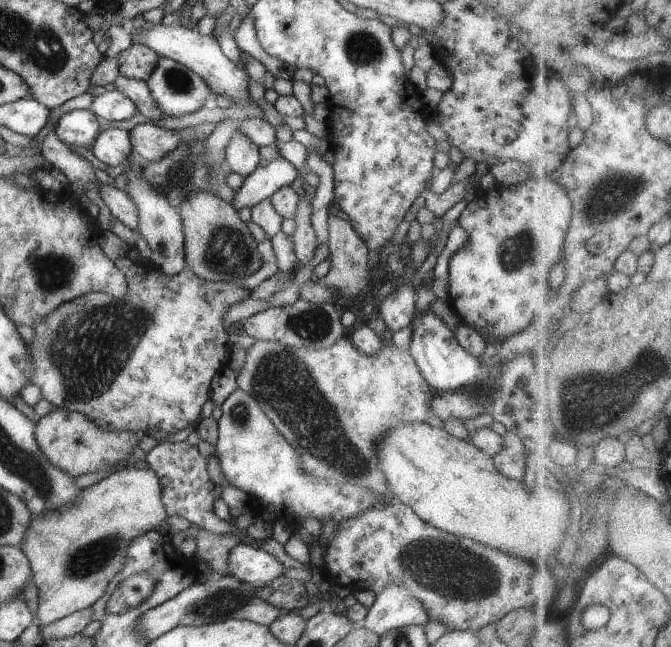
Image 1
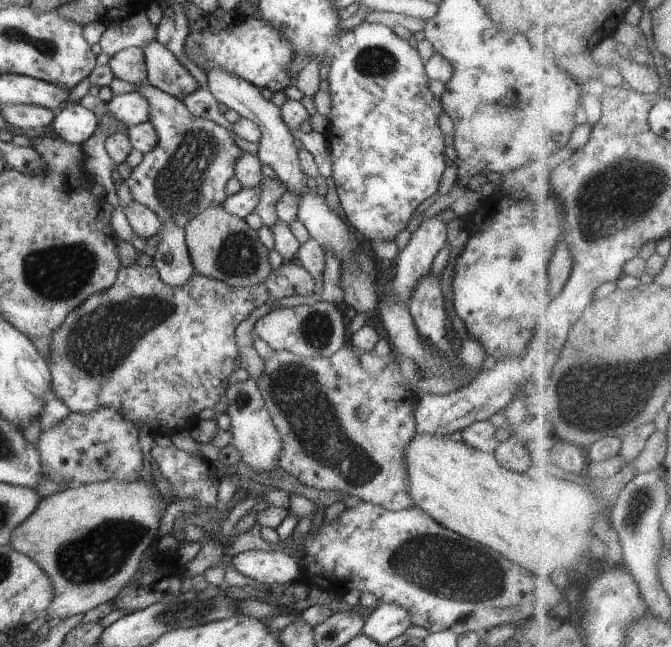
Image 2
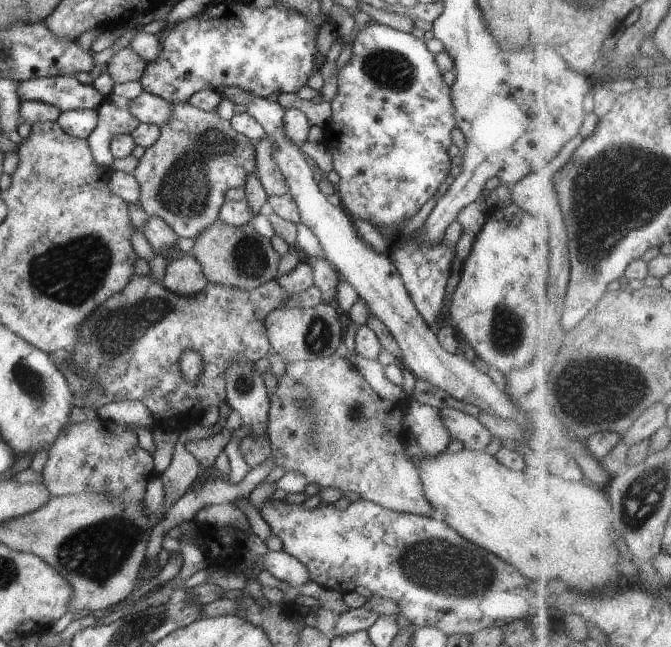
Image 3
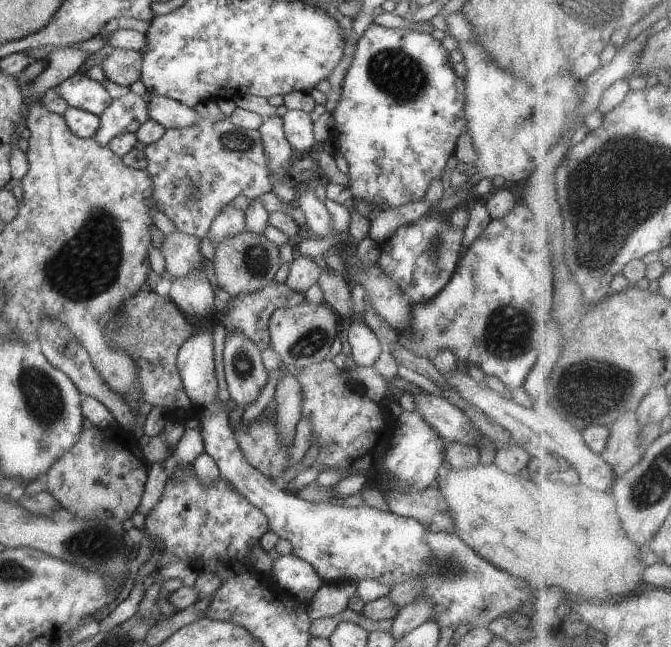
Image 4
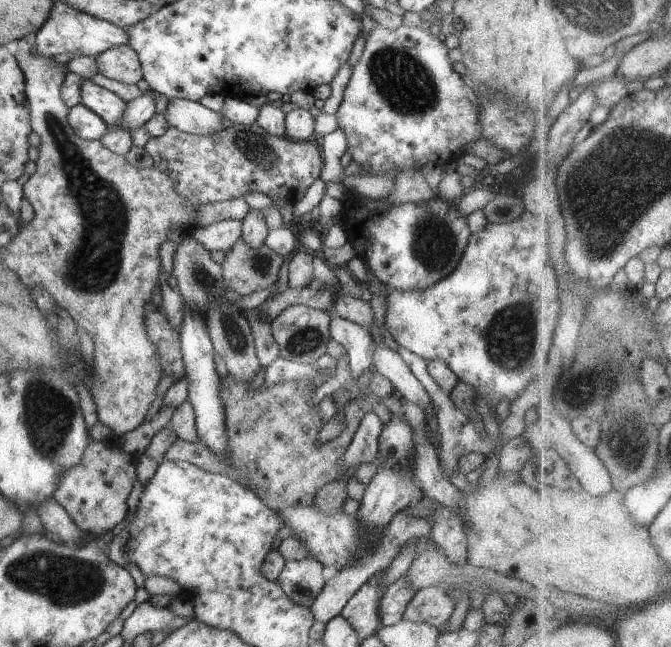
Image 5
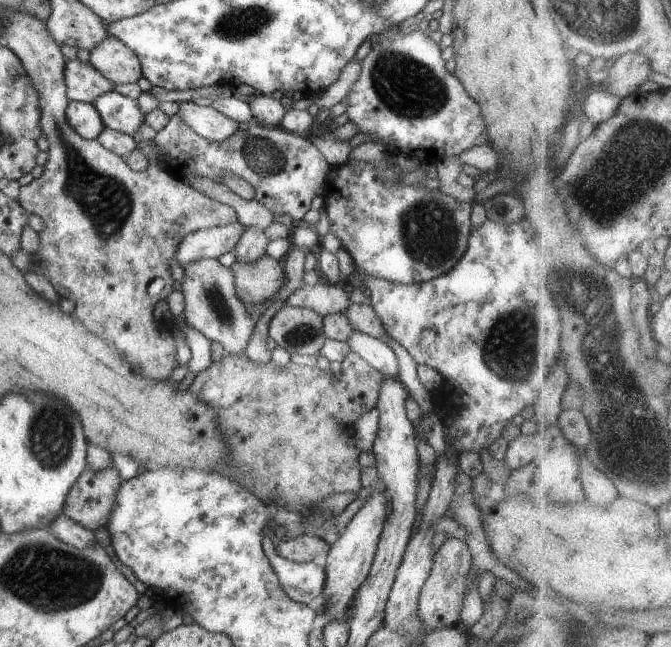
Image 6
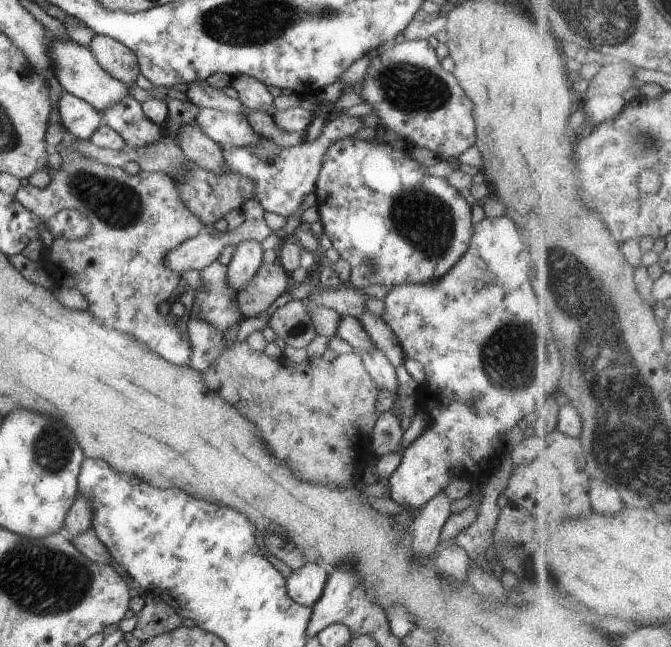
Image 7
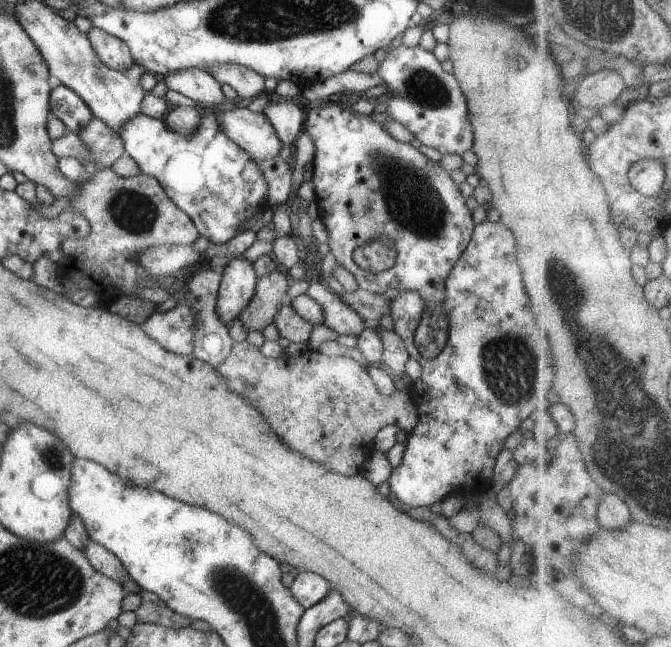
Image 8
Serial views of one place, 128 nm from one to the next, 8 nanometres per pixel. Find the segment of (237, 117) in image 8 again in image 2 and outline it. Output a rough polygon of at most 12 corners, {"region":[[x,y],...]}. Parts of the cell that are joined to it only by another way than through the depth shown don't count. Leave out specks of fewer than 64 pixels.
{"region":[[140,92],[113,96],[108,112],[126,126],[150,120],[150,104]]}

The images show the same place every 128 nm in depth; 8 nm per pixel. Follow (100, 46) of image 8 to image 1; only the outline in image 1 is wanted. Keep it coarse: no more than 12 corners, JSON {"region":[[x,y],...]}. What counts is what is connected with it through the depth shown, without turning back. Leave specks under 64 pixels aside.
{"region":[[144,44],[118,54],[119,74],[147,81],[160,60]]}

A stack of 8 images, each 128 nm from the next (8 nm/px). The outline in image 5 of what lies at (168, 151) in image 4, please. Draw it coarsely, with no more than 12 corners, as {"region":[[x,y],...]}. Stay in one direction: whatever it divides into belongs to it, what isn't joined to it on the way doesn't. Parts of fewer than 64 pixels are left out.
{"region":[[257,122],[210,136],[169,126],[145,149],[194,206],[265,194],[294,205],[316,142]]}

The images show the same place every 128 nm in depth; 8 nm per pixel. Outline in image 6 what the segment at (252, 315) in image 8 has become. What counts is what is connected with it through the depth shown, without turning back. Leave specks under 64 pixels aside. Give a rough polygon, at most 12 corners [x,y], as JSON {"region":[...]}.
{"region":[[267,254],[235,262],[237,297],[258,306],[286,286],[282,262]]}

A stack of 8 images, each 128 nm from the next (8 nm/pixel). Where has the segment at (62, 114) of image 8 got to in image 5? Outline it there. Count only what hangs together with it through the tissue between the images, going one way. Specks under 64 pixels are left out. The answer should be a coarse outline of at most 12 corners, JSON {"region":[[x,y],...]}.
{"region":[[80,103],[68,111],[72,130],[82,139],[100,141],[110,129]]}

